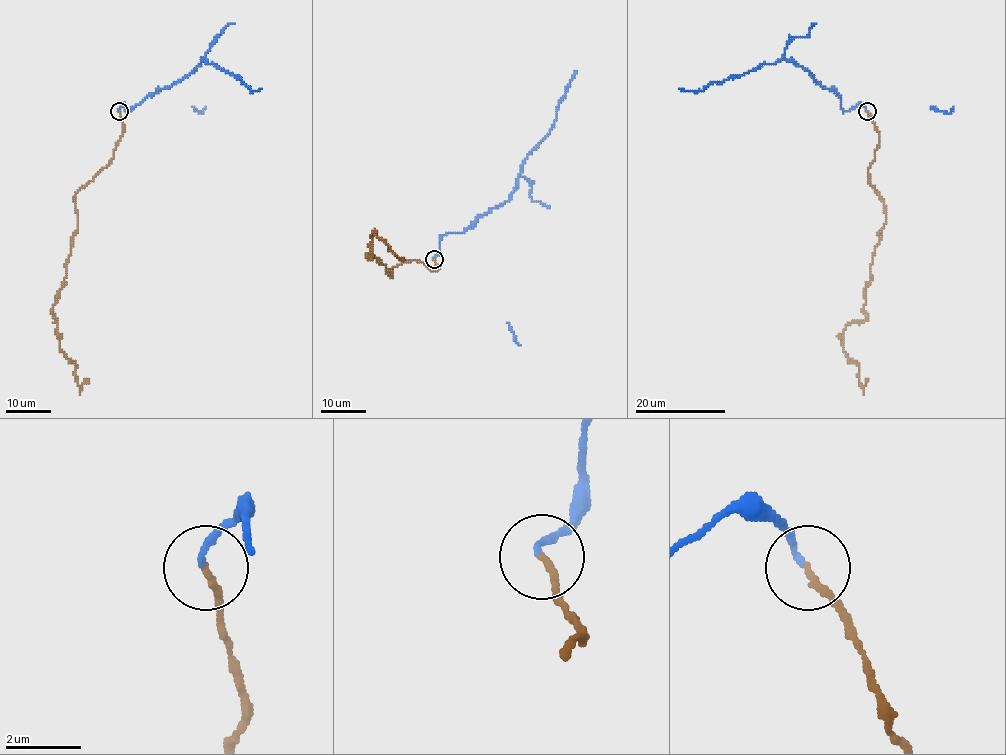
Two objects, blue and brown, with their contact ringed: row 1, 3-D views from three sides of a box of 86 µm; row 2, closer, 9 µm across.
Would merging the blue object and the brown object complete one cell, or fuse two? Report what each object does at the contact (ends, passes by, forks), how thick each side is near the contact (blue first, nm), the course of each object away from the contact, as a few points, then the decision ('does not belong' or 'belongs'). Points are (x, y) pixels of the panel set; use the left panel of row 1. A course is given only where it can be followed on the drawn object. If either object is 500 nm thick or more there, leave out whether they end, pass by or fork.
blue ends | brown ends | 140/180 nm | blue via (118, 112), (123, 105), (127, 112), (190, 74), (204, 58), (240, 78), (250, 90), (261, 88) | brown via (119, 112), (124, 127), (113, 159), (75, 192), (77, 231), (53, 306), (75, 381), (89, 379) | belongs

